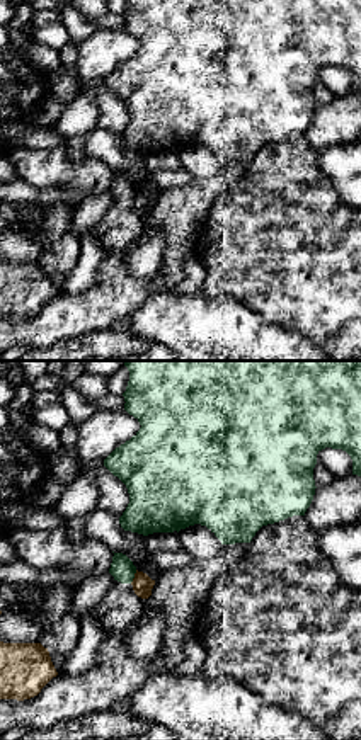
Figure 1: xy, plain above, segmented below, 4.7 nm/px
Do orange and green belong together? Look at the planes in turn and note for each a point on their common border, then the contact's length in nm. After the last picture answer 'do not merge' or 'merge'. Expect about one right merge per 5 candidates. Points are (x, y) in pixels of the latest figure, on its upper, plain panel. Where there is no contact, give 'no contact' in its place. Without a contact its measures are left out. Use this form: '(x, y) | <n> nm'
(135, 196) | 70 nm

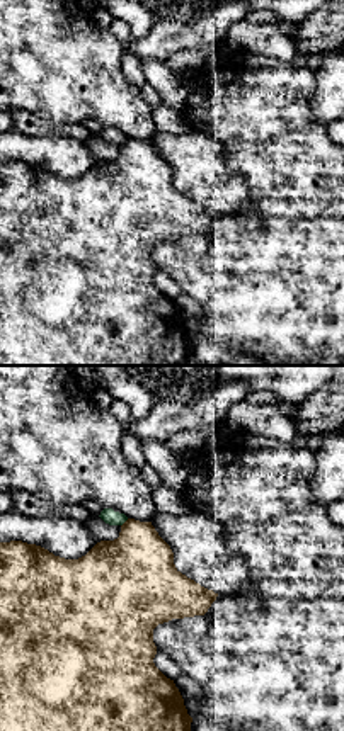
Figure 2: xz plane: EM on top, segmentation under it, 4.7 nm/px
(125, 141) | 50 nm

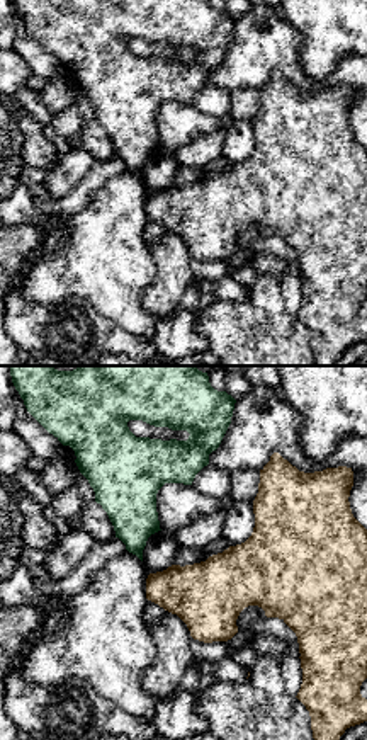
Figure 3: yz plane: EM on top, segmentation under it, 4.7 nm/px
no contact

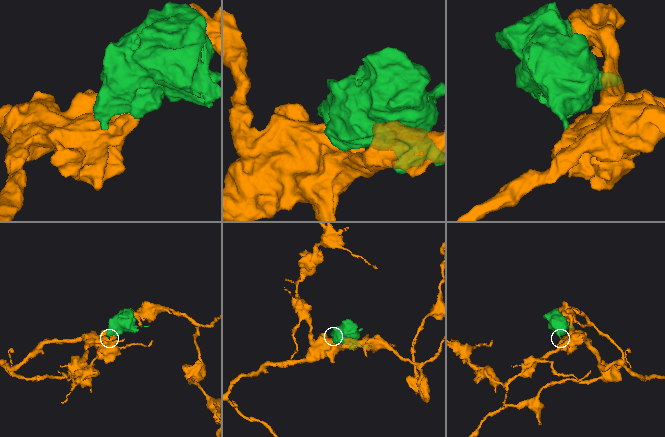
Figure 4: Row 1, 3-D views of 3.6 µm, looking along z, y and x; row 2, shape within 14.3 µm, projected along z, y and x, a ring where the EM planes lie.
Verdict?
do not merge

